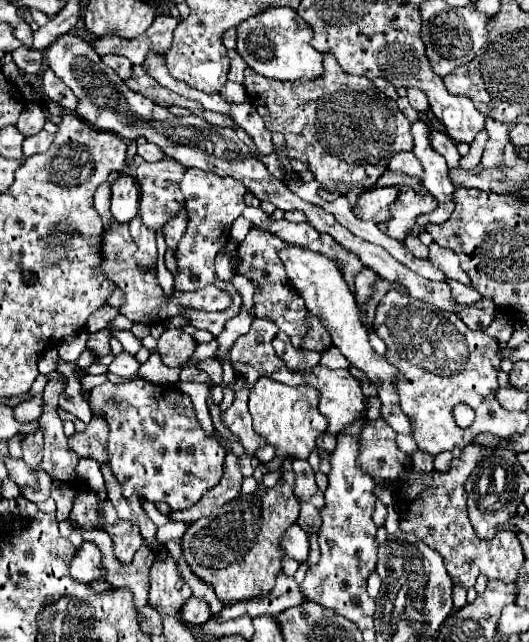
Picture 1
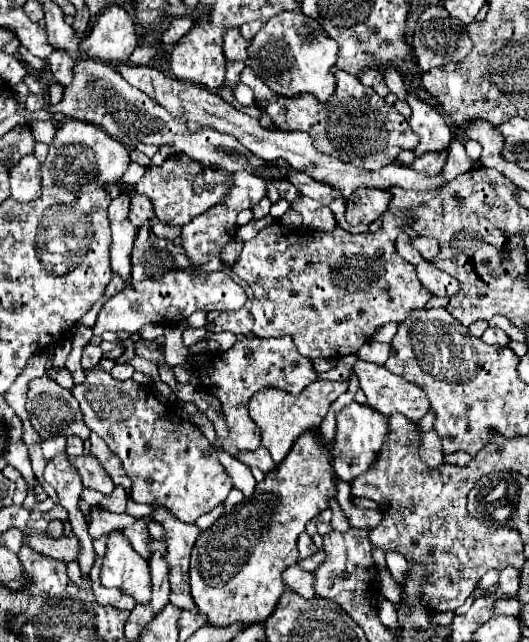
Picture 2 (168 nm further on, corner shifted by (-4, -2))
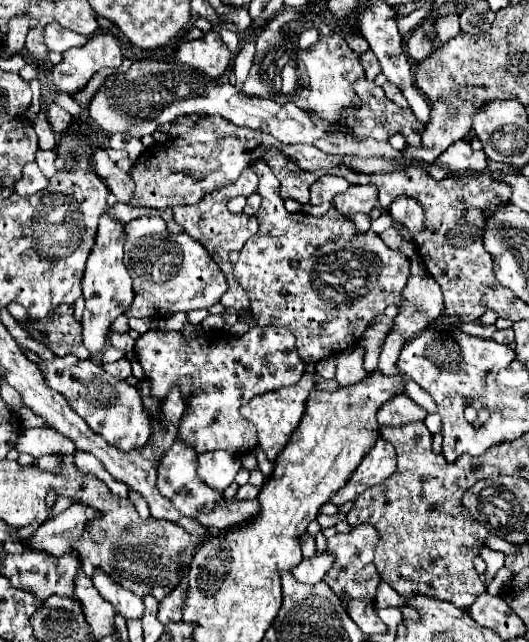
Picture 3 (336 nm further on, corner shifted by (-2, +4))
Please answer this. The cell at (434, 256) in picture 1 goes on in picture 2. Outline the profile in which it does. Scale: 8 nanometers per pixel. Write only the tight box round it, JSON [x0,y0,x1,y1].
[412,236,440,262]

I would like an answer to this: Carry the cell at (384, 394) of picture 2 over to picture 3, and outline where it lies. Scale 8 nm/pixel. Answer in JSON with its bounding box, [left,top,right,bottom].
[378,394,426,426]

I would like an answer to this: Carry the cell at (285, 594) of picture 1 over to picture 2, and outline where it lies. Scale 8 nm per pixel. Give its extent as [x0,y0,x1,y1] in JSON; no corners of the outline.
[282,564,314,598]

